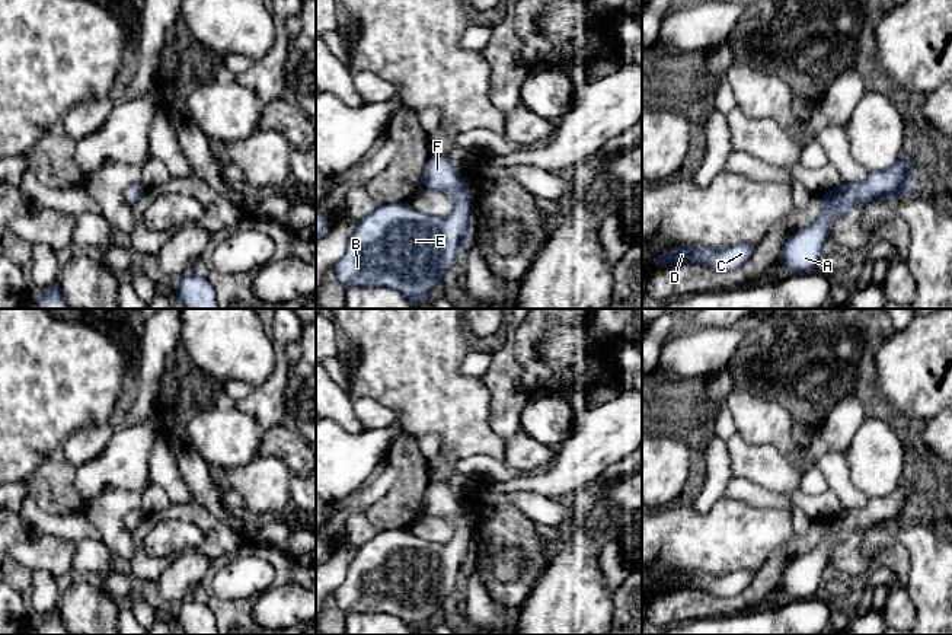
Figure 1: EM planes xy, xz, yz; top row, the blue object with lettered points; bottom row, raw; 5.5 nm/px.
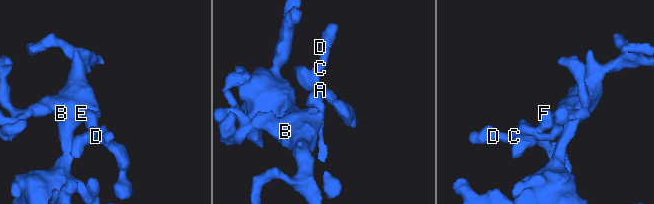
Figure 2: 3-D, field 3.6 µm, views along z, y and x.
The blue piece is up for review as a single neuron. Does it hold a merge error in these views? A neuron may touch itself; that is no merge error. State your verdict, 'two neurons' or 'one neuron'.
one neuron

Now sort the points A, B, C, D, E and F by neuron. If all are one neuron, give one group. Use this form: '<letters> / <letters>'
A B C D E F

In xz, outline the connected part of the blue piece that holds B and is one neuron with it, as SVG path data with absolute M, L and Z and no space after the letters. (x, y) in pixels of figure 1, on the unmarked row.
M448 481L429 482L424 494L424 514L444 517L456 533L447 543L431 542L410 530L381 530L358 546L344 581L333 591L338 606L348 613L387 613L403 620L415 632L427 629L431 616L443 609L445 597L457 585L472 556L469 510L456 500Z

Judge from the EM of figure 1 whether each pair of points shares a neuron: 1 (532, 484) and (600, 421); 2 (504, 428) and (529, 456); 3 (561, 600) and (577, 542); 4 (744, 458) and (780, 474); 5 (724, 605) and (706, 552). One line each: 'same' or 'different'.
1: same
2: different
3: same
4: same
5: different

